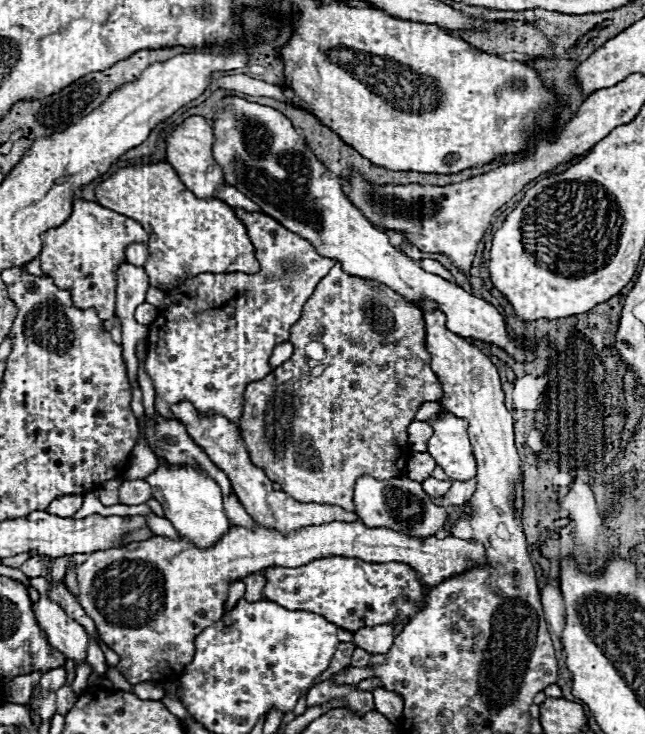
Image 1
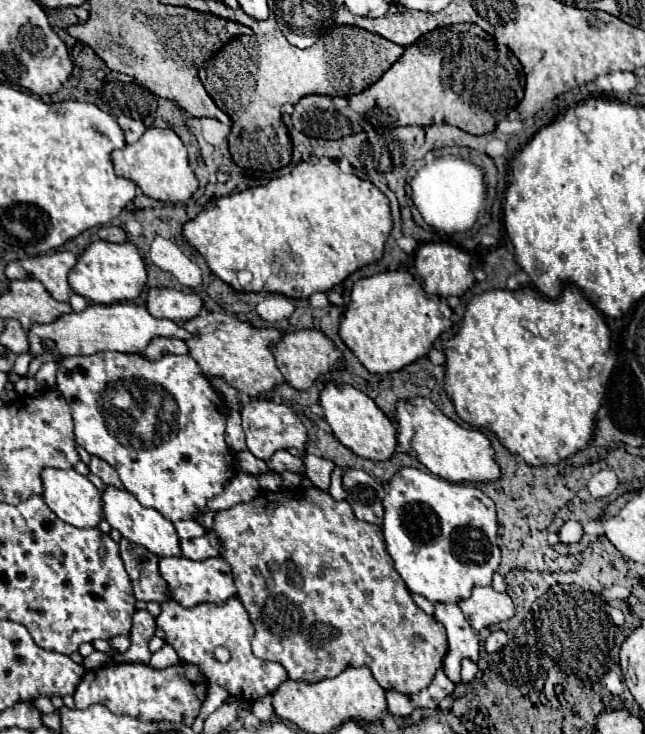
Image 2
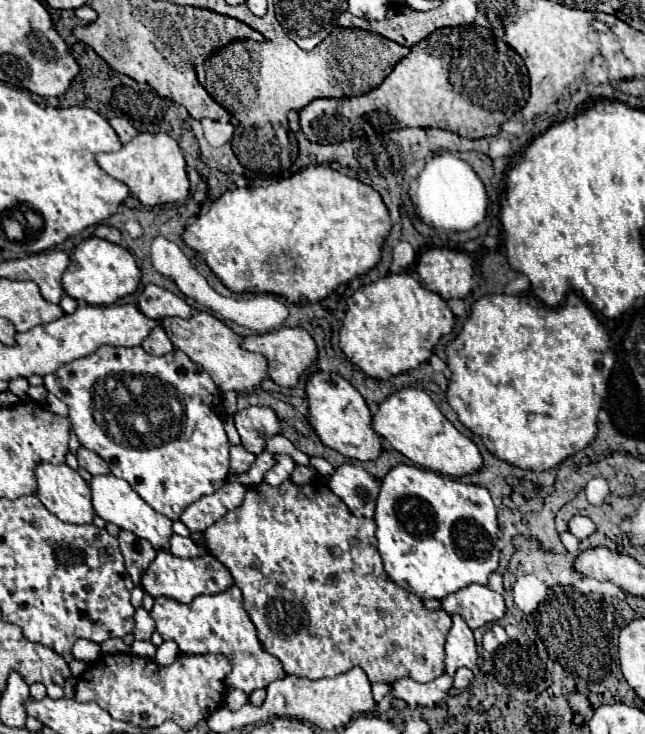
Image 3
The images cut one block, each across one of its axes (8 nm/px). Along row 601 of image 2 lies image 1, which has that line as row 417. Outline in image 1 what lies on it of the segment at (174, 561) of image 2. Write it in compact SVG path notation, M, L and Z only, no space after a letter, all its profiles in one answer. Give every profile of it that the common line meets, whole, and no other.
M178 402L170 406L172 414L176 416L176 420L180 420L188 432L188 436L208 454L208 458L228 476L234 494L238 496L240 504L246 508L246 512L262 526L266 528L274 528L278 532L292 532L304 526L312 526L312 524L324 524L324 522L332 522L332 520L340 520L340 522L354 522L358 520L358 516L354 512L346 512L340 506L328 506L328 504L302 504L292 500L290 496L286 496L286 492L282 490L272 490L272 482L266 478L266 474L262 472L262 468L258 468L256 464L252 464L244 440L240 436L240 430L236 428L234 422L226 420L224 416L218 414L200 414L190 402Z

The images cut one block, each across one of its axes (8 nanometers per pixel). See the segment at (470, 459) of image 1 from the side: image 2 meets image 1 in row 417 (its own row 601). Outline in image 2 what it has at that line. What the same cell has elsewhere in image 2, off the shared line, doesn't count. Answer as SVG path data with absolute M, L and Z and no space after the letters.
M400 468L388 484L388 498L382 500L382 506L386 552L412 594L420 594L432 602L456 604L458 598L468 598L474 586L492 584L492 574L500 564L498 520L494 502L480 488L474 484L454 484L418 468Z

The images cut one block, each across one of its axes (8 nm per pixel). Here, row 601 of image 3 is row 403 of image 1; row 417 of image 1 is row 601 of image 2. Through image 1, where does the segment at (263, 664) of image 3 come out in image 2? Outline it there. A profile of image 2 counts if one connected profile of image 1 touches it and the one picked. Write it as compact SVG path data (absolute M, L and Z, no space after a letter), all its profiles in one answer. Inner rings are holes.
M236 596L228 598L224 604L196 604L192 608L182 608L174 600L164 600L160 608L162 612L156 618L156 626L164 630L166 642L178 652L180 660L198 664L206 678L220 684L228 694L254 702L264 694L272 694L276 686L288 678L286 670L278 662L266 662L252 654L250 642L254 638L254 626ZM216 646L224 646L230 652L230 660L226 664L212 656Z

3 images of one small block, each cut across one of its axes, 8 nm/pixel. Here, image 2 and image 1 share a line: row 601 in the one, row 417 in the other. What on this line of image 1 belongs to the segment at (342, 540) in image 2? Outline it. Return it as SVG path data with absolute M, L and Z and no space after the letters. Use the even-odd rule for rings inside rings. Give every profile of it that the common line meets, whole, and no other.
M334 264L332 270L318 282L318 288L310 296L310 300L304 304L300 320L296 320L292 324L288 342L294 346L294 354L290 356L290 360L286 360L282 366L272 370L262 380L250 382L246 386L246 392L244 392L244 412L240 416L242 438L246 442L246 448L250 452L252 462L256 466L264 468L266 476L272 482L280 482L282 490L286 494L290 494L290 498L294 498L296 502L304 502L304 504L308 504L308 502L332 504L332 506L340 506L340 508L344 508L348 512L354 512L352 494L354 494L356 480L362 474L370 474L370 476L374 476L378 480L388 480L388 478L402 476L402 472L406 470L406 460L410 456L410 450L404 448L408 444L408 434L406 434L408 424L412 422L414 414L418 412L418 408L424 402L432 402L432 400L440 400L442 398L442 386L438 382L438 376L430 370L430 354L426 350L426 326L424 326L422 312L414 304L406 302L404 296L398 296L398 292L394 292L392 288L386 288L384 284L378 284L378 280L362 280L358 276L350 276L350 274L342 272L340 264ZM312 340L316 340L316 342L320 342L324 346L324 350L326 350L326 358L324 360L314 362L312 358L306 356L304 348Z

